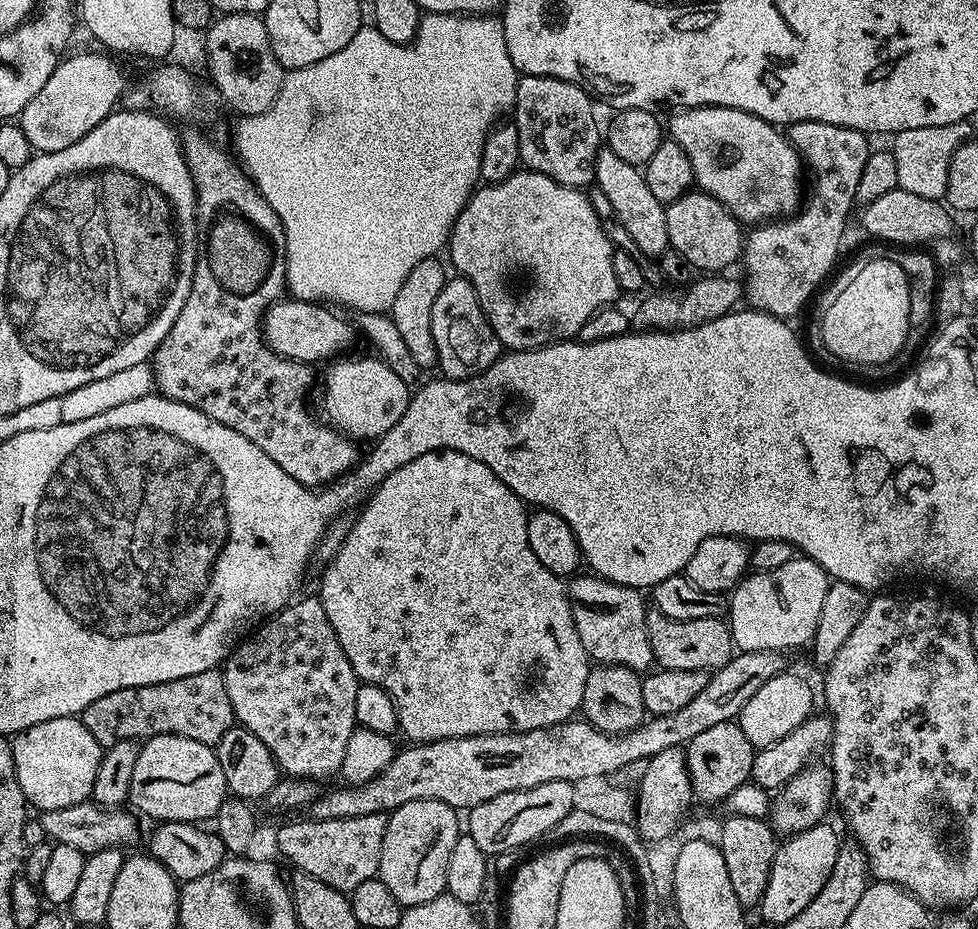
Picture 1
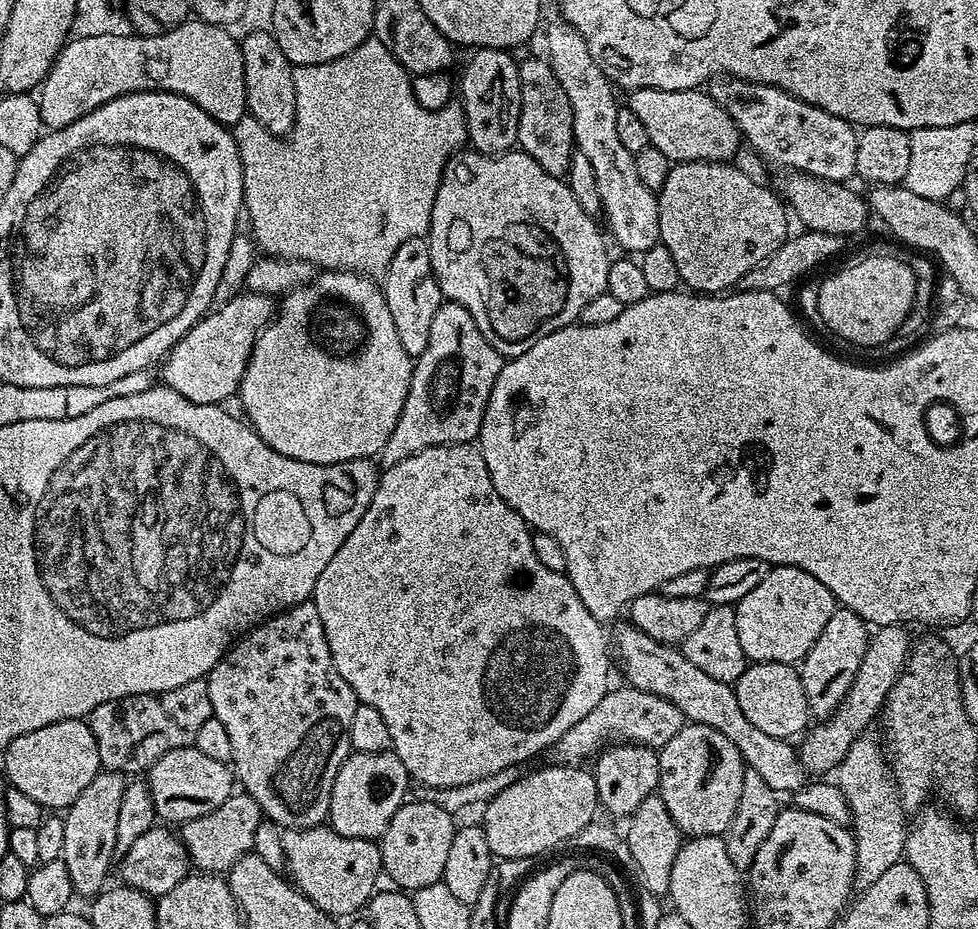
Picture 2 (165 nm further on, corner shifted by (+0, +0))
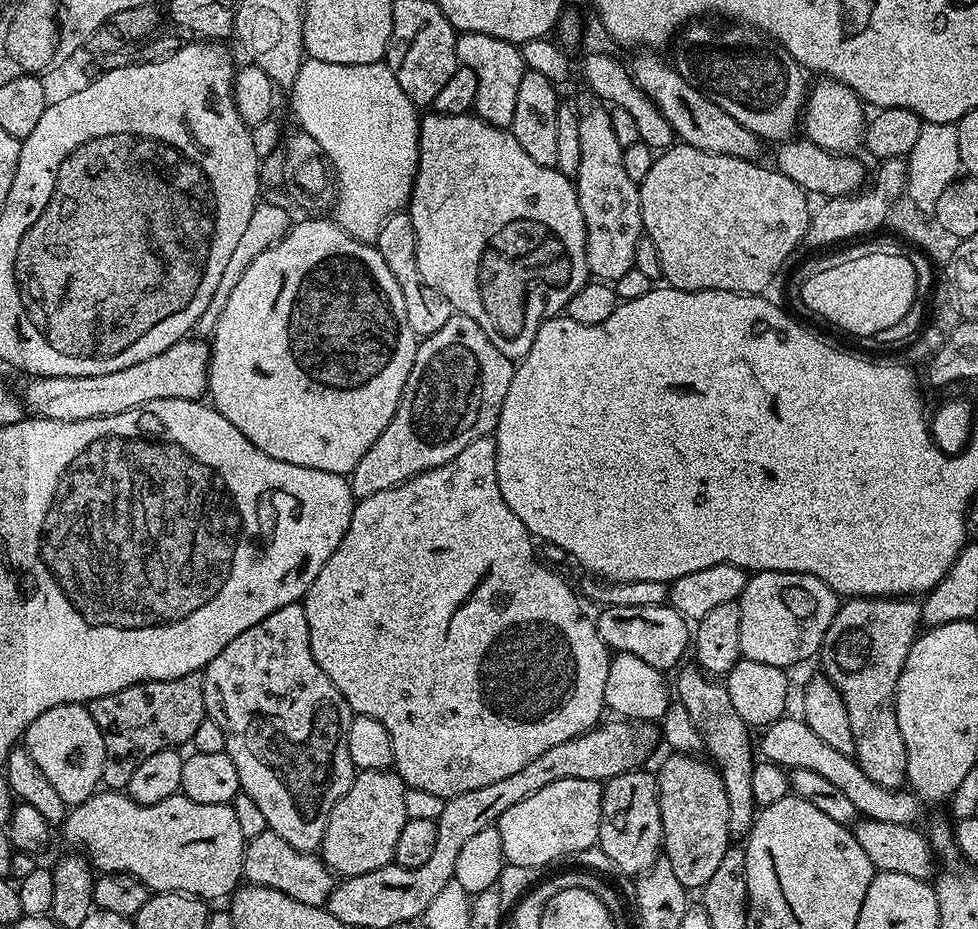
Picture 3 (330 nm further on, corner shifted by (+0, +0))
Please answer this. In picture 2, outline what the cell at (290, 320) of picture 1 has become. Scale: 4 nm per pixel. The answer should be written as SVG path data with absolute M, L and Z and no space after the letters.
M239 292L230 302L213 307L181 340L172 347L168 355L163 357L163 383L173 388L182 398L199 404L223 405L228 395L235 393L240 387L240 380L248 365L252 347L260 332L268 325L274 315L273 297L262 292Z

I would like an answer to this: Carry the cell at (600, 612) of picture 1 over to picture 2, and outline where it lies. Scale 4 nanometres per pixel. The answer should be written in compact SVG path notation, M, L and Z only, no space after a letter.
M623 622L615 625L616 633L611 633L610 644L614 656L620 659L620 668L629 685L646 694L658 694L658 698L666 698L682 710L685 721L710 726L710 730L718 730L718 734L726 734L734 746L742 754L747 771L760 775L770 790L778 794L791 794L809 783L809 773L805 772L797 749L782 738L770 738L758 726L746 722L746 714L742 714L742 706L738 706L736 689L726 682L718 682L718 678L710 678L703 670L698 670L690 658L684 656L679 647L670 644L659 644L650 634L642 634L632 623Z

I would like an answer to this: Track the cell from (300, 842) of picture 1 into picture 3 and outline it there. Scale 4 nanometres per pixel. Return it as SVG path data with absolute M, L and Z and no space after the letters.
M271 830L258 834L258 838L247 841L244 845L243 879L249 884L270 886L274 890L282 890L282 894L290 894L298 902L306 902L306 906L325 907L328 896L334 887L334 873L324 865L323 859L316 852L299 852L290 846L278 834Z

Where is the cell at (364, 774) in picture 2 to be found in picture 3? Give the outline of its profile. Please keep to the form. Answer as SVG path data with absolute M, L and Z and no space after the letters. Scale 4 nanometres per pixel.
M394 770L357 771L350 790L338 798L326 822L326 834L318 852L327 868L337 877L370 874L393 863L398 834L409 820L406 810L406 785Z

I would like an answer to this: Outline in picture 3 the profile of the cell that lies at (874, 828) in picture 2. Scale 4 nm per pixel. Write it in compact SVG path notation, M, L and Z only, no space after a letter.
M912 598L845 599L837 607L818 653L823 675L846 702L850 730L854 730L856 763L870 782L887 788L899 789L906 780L906 742L902 742L902 730L898 730L896 687L906 654L918 635L920 607Z

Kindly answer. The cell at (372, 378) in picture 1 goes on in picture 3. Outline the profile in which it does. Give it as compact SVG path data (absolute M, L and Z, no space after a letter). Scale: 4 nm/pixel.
M304 219L308 220L301 224L300 221L293 223L277 244L262 250L262 254L258 254L258 258L254 258L254 262L246 266L246 274L238 278L238 286L230 290L230 299L222 310L222 318L218 318L218 326L210 333L207 395L212 407L220 411L222 418L226 418L226 422L234 422L234 426L238 426L238 430L242 430L242 434L246 434L246 438L250 438L250 442L258 446L258 450L270 454L270 458L347 477L354 466L362 462L362 454L366 454L366 450L370 450L370 446L378 442L378 434L382 434L382 430L390 426L390 418L394 418L394 410L398 410L406 378L414 366L418 338L414 330L410 330L410 322L406 322L402 286L398 286L394 274L390 274L390 266L386 266L380 251L371 243L355 240L331 219Z

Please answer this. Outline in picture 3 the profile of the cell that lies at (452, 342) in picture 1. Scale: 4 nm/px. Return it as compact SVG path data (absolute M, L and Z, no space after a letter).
M454 314L438 334L423 337L416 345L414 366L406 378L406 386L402 390L398 410L394 410L394 418L390 418L390 426L378 434L378 442L362 454L362 462L358 462L350 473L353 497L365 500L373 494L382 494L382 490L390 490L419 472L450 462L450 458L462 454L474 438L493 435L502 414L502 402L506 402L506 390L510 390L515 373L514 361L502 354L502 350L486 338L486 330L482 330L482 326L469 316Z

